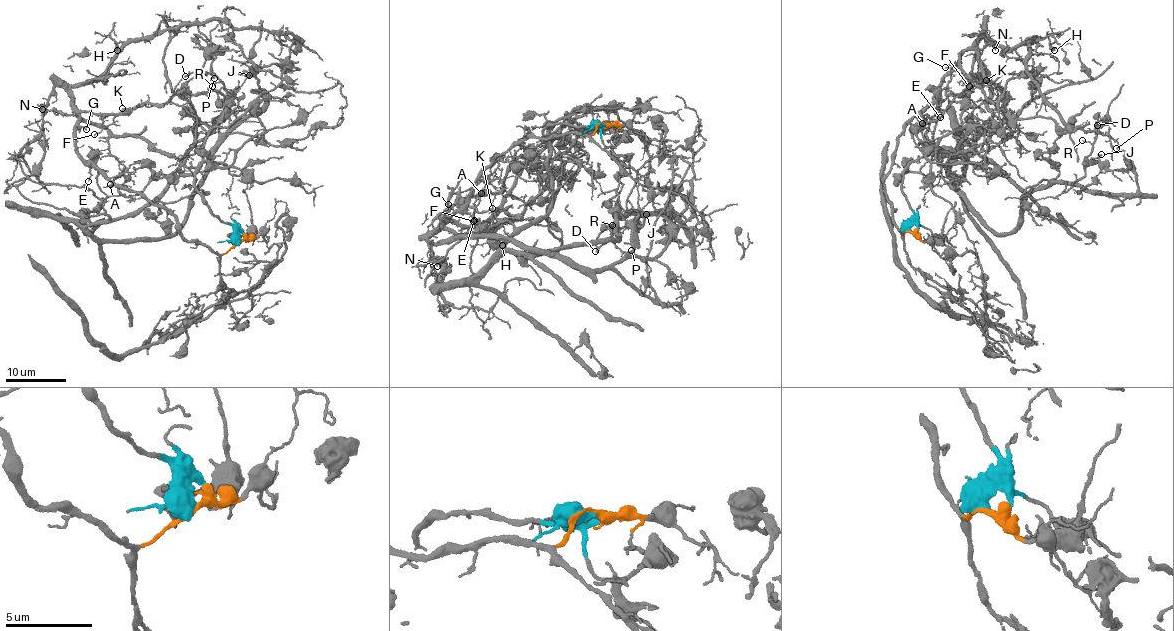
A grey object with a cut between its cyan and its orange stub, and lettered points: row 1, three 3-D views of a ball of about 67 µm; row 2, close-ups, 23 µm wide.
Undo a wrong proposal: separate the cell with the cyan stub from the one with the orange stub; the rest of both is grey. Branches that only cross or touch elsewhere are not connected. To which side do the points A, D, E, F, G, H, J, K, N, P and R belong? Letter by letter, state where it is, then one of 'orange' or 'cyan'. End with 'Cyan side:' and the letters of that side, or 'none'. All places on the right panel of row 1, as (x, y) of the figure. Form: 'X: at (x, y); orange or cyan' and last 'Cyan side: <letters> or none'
A: at (922, 123); orange
D: at (1097, 125); cyan
E: at (940, 117); orange
F: at (969, 86); orange
G: at (945, 67); orange
H: at (1054, 50); orange
J: at (1101, 154); cyan
K: at (986, 80); orange
N: at (995, 50); orange
P: at (1116, 148); cyan
R: at (1082, 140); cyan
Cyan side: D, J, P, R

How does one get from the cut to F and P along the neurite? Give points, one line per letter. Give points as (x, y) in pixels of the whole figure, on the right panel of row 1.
F: (906, 231), (899, 230), (883, 186), (899, 136), (914, 115), (932, 104), (958, 54), (962, 81), (969, 86)
P: (906, 231), (927, 155), (962, 157), (944, 166), (1001, 236), (1096, 134), (1115, 149)

